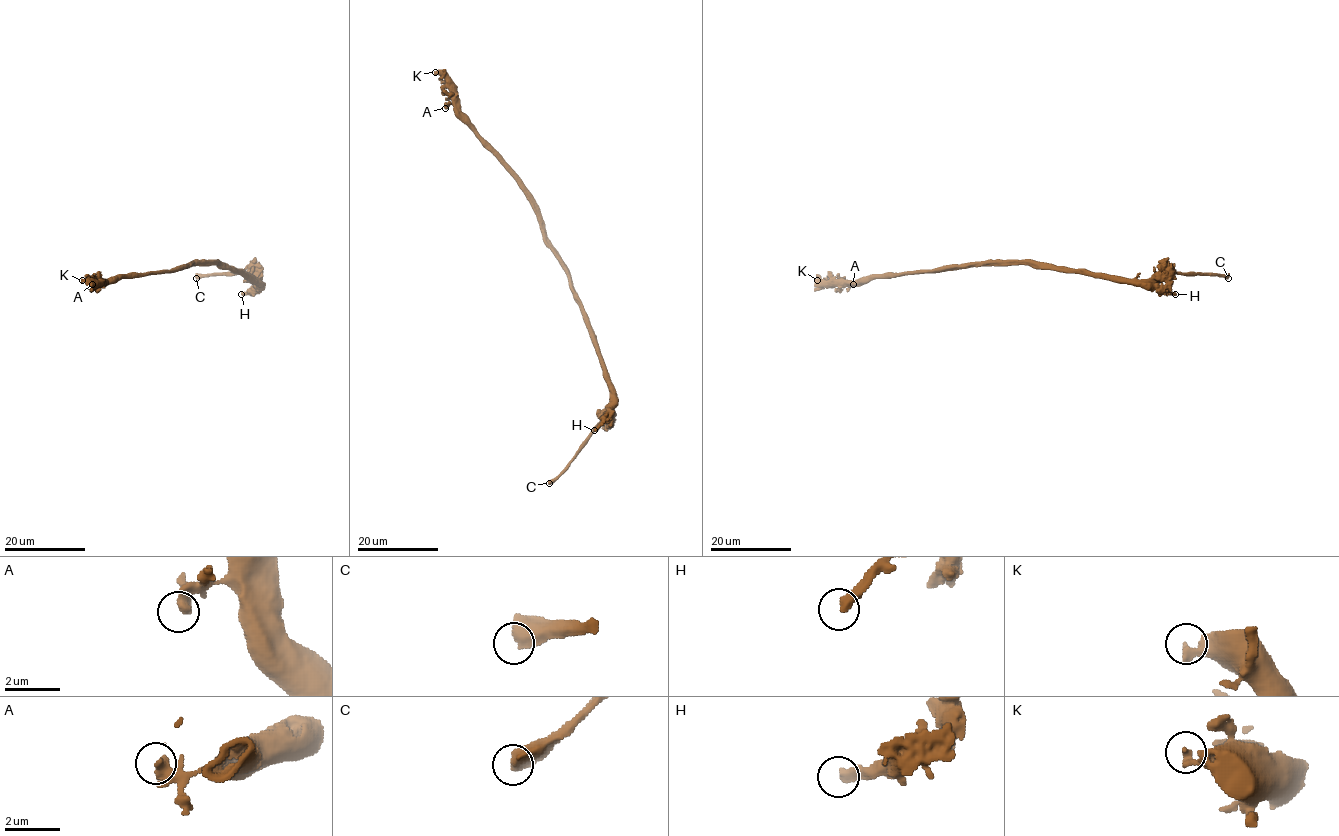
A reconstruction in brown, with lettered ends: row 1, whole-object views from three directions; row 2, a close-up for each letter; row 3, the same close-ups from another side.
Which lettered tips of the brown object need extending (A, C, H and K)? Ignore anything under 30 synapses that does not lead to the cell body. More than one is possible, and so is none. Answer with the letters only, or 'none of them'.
C

